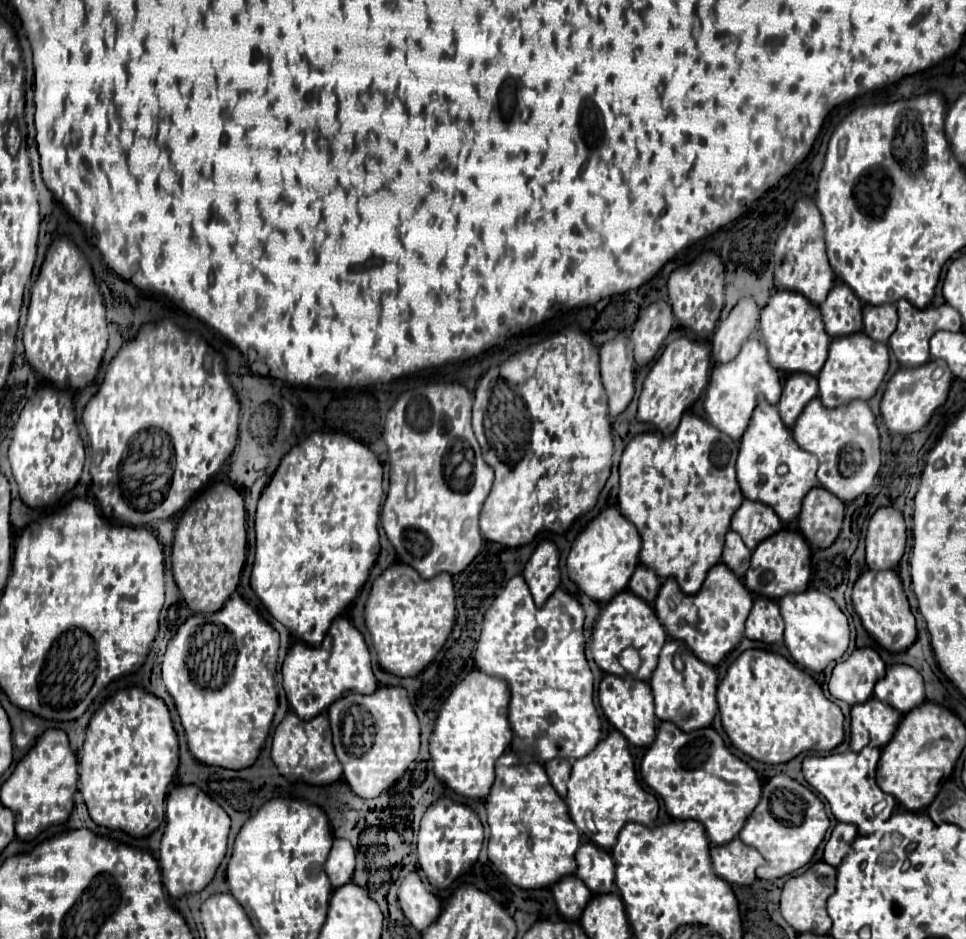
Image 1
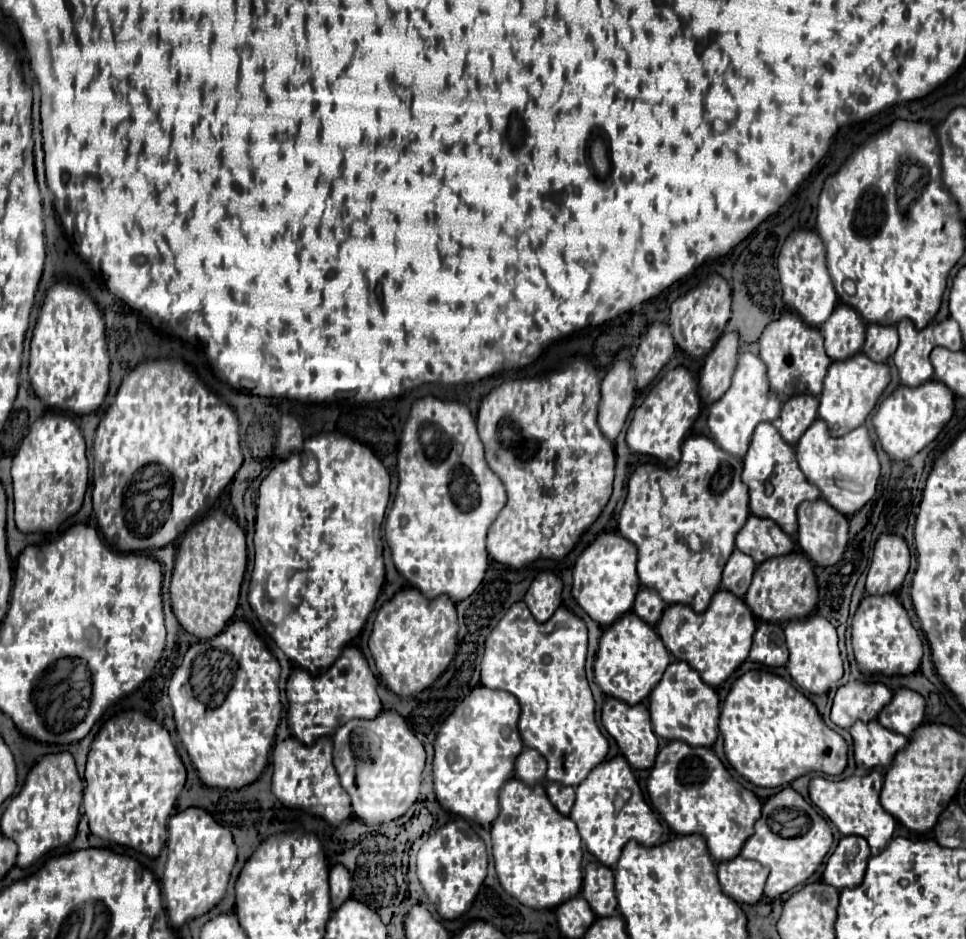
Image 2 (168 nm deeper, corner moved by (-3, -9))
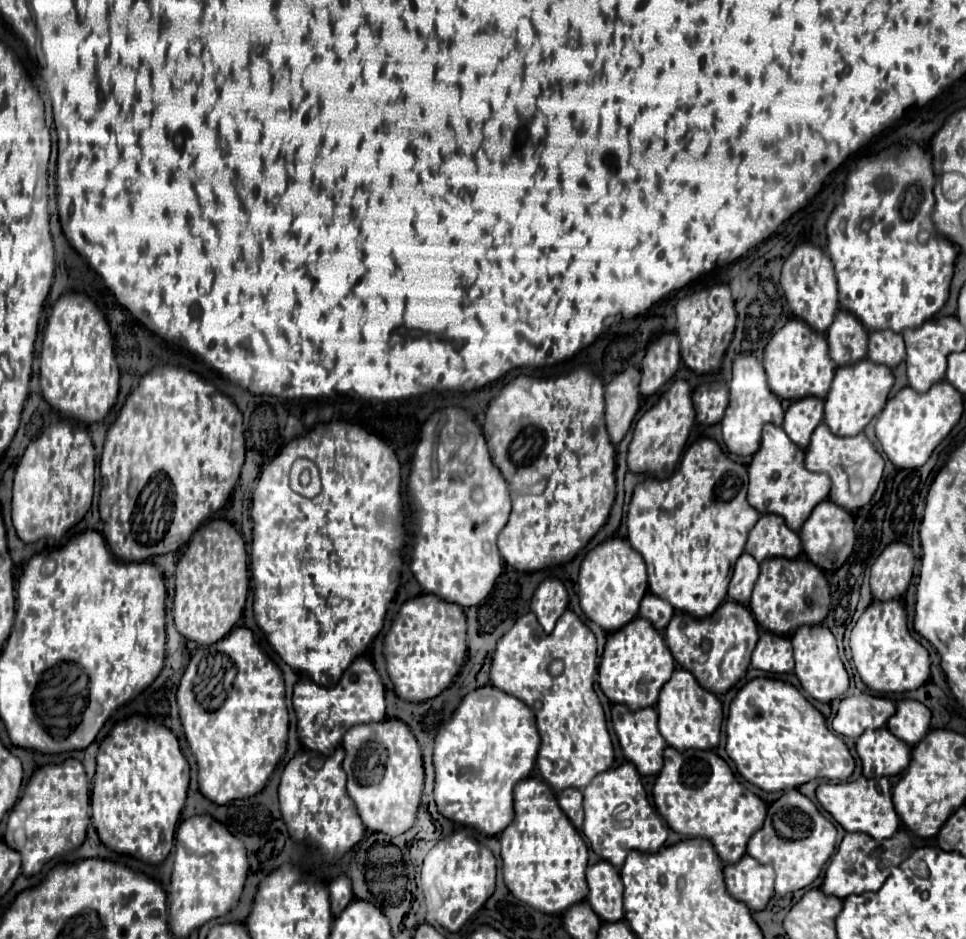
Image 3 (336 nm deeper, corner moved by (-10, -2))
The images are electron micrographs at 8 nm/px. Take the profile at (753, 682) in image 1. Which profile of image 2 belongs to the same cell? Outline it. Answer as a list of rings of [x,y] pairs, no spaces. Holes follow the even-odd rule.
[[[748,671],[732,685],[722,705],[720,733],[724,737],[724,753],[728,763],[736,769],[738,775],[756,787],[784,787],[812,771],[840,775],[846,769],[846,741],[836,731],[826,727],[810,699],[806,699],[792,683],[768,671]]]

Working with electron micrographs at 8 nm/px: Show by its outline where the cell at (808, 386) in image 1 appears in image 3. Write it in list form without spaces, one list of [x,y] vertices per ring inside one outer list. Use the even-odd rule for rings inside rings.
[[[807,396],[795,400],[789,406],[789,410],[785,412],[783,430],[799,448],[805,448],[809,444],[813,430],[821,422],[823,422],[823,400],[815,396]]]

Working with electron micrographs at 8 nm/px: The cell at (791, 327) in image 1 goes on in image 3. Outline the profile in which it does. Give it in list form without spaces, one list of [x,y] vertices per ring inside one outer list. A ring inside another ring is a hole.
[[[791,318],[777,334],[771,336],[771,340],[765,346],[763,366],[767,372],[769,388],[779,398],[789,398],[789,400],[797,400],[805,396],[825,398],[837,368],[829,356],[829,344],[825,336],[815,332],[807,322],[799,318]]]

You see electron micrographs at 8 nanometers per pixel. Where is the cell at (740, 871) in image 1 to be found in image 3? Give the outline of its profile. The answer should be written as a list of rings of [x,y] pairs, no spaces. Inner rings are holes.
[[[749,854],[735,864],[727,864],[723,874],[729,894],[745,902],[751,910],[763,910],[773,896],[775,870],[771,864],[761,864]]]

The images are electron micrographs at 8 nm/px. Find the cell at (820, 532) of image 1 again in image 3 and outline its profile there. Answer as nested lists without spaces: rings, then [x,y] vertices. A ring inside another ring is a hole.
[[[823,500],[813,508],[813,512],[807,518],[807,522],[803,524],[799,536],[803,542],[803,552],[813,564],[819,564],[819,568],[823,568],[823,570],[837,570],[853,552],[855,524],[847,510],[833,504],[831,500]]]

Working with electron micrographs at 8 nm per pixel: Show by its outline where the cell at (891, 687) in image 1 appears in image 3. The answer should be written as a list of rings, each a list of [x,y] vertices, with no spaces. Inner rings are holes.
[[[905,698],[897,702],[897,712],[889,718],[887,728],[909,746],[915,746],[927,734],[929,720],[931,712],[923,702]]]

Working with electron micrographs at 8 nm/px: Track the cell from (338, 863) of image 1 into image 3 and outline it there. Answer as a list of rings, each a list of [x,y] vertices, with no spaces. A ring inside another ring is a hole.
[[[345,874],[337,876],[329,884],[329,894],[331,894],[331,912],[333,916],[339,916],[339,912],[343,912],[343,908],[347,908],[347,904],[353,900],[351,880]]]

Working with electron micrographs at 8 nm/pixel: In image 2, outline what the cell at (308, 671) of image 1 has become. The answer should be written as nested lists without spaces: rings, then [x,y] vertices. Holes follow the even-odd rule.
[[[346,647],[338,661],[320,675],[310,675],[308,671],[294,667],[288,685],[288,725],[292,735],[304,745],[312,745],[324,735],[334,735],[336,729],[350,719],[374,719],[382,711],[382,703],[376,693],[378,681],[368,667],[368,661],[356,647]]]

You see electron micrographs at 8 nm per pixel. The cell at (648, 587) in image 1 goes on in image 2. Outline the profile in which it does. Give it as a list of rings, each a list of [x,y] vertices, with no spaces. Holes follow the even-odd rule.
[[[642,587],[634,599],[634,607],[632,611],[644,619],[648,625],[656,625],[660,621],[660,615],[664,611],[664,601],[658,597],[658,593],[654,589]]]

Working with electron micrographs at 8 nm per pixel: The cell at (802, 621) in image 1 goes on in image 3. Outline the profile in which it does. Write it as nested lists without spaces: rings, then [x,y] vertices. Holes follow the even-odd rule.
[[[825,624],[797,628],[791,636],[795,650],[795,674],[801,680],[801,686],[819,702],[831,702],[849,688],[849,674],[839,658],[837,640]]]

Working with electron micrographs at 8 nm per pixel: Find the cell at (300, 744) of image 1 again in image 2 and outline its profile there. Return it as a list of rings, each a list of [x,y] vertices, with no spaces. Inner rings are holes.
[[[290,737],[274,747],[272,753],[272,793],[288,809],[302,809],[314,817],[324,819],[330,827],[340,827],[352,817],[352,805],[348,793],[342,789],[338,773],[332,765],[332,739],[320,737],[312,747],[302,745]]]

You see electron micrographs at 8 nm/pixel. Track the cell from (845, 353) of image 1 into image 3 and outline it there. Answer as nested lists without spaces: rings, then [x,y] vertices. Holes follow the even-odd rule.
[[[863,358],[855,364],[839,366],[835,370],[831,390],[825,398],[825,424],[837,436],[859,434],[869,424],[869,420],[883,410],[893,382],[895,382],[895,378],[893,378],[891,368],[885,364],[877,364],[869,358]]]

